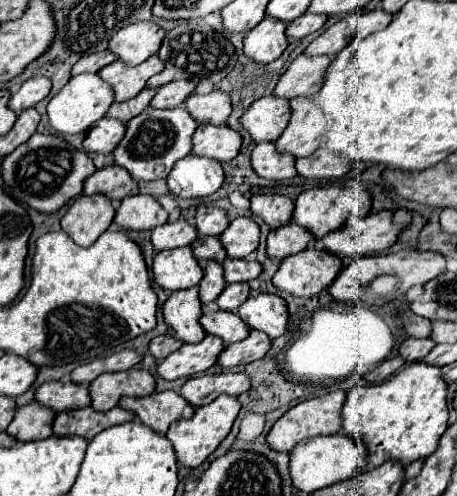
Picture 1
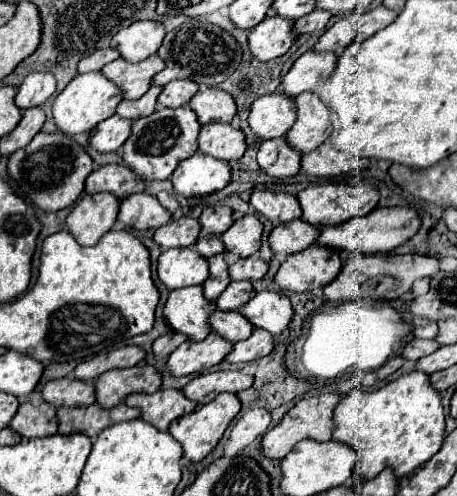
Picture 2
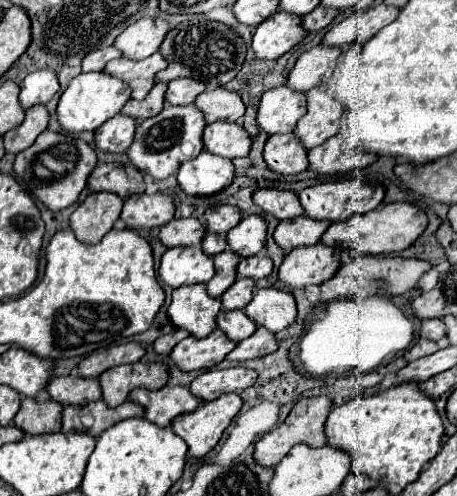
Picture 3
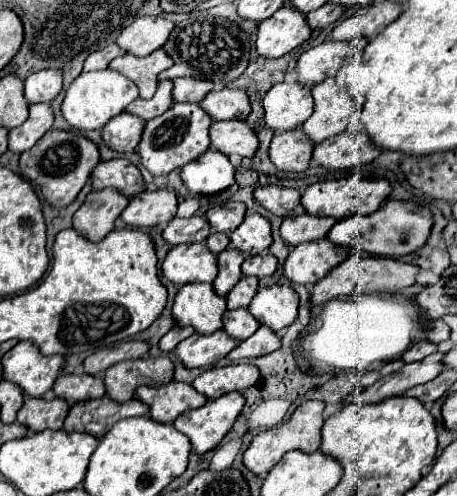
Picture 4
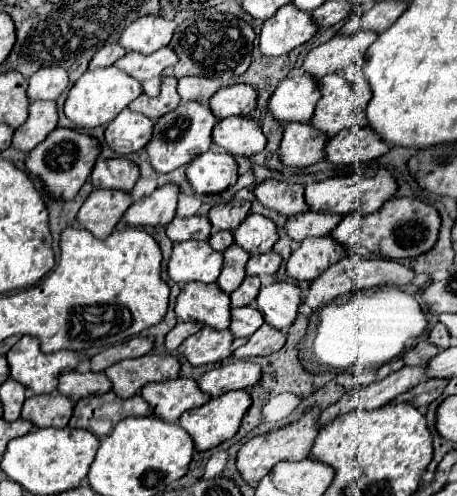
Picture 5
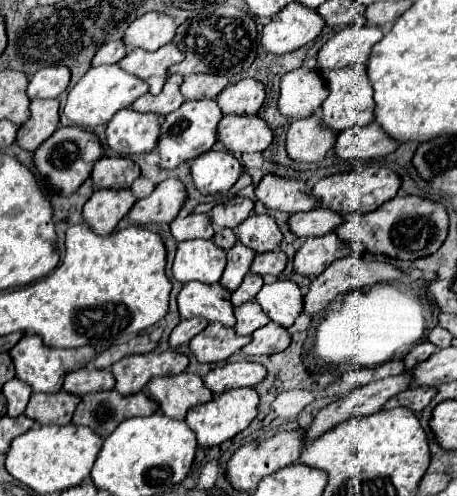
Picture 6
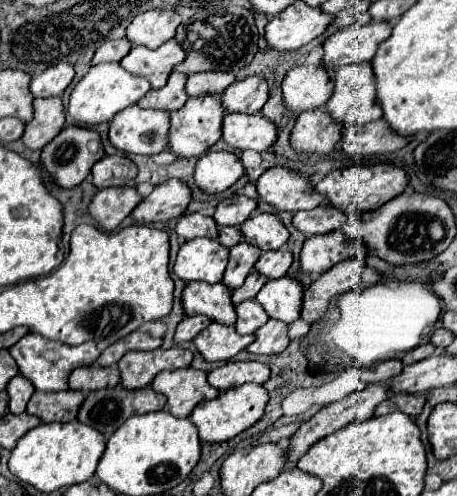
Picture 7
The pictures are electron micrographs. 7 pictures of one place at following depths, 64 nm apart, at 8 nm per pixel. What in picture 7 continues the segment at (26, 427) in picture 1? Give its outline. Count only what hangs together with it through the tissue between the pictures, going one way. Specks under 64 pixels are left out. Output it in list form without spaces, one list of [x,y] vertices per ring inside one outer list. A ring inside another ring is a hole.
[[[76,390],[34,392],[26,412],[40,418],[42,422],[72,422],[82,402],[84,394]]]

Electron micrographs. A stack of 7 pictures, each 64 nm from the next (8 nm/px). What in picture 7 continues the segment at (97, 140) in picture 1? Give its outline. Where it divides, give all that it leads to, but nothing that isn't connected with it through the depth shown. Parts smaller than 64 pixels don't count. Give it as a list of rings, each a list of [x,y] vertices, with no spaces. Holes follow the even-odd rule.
[[[128,106],[110,122],[110,144],[124,154],[154,156],[168,142],[168,112]]]

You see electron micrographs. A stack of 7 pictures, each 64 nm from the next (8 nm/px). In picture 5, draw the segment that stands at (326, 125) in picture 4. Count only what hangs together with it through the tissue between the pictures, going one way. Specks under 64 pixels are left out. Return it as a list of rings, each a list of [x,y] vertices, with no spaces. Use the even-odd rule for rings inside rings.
[[[328,74],[318,84],[320,100],[310,120],[312,128],[332,138],[350,126],[366,126],[364,104],[368,104],[368,86],[354,88],[340,74]]]

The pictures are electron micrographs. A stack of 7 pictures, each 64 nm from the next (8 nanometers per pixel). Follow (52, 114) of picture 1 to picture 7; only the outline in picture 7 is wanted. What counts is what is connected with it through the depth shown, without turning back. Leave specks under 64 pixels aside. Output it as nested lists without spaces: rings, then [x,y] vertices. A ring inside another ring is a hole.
[[[98,64],[98,66],[92,66],[88,74],[74,86],[66,112],[78,124],[84,124],[84,126],[110,122],[120,110],[136,104],[148,90],[150,90],[150,82],[146,78],[126,72],[120,64]]]

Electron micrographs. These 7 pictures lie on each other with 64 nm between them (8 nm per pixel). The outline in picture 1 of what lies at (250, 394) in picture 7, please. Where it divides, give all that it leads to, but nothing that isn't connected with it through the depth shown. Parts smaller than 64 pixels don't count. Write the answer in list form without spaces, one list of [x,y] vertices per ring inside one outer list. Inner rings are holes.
[[[222,394],[214,402],[196,408],[196,412],[194,412],[194,416],[190,420],[176,420],[170,426],[166,438],[172,442],[172,446],[176,450],[178,464],[186,466],[186,468],[198,468],[220,446],[220,442],[230,434],[230,428],[232,428],[234,420],[236,420],[238,412],[240,412],[238,400],[232,398],[232,396]]]

